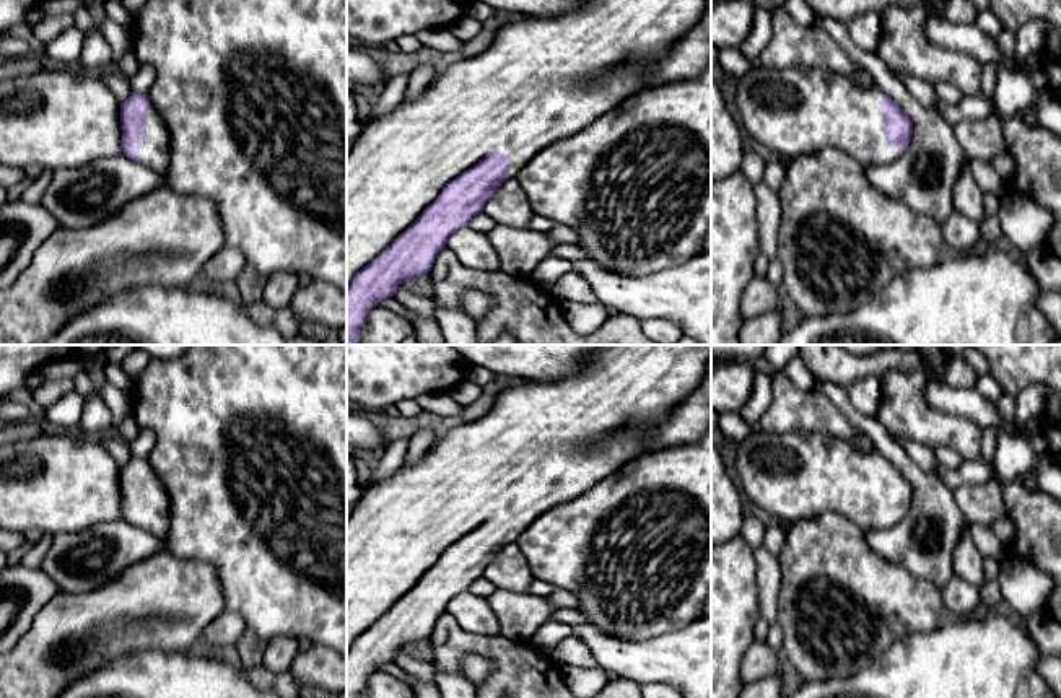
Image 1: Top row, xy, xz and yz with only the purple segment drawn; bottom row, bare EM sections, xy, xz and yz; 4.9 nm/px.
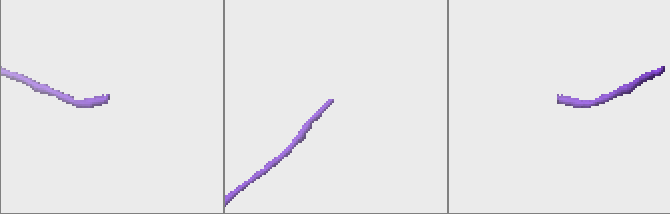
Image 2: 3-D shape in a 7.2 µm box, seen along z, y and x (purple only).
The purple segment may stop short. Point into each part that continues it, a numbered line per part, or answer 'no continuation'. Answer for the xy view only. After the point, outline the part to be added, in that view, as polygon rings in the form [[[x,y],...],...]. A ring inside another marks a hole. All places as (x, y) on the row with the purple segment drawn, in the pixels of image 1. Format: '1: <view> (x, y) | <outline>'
1: xy (155, 148) | [[[150,103],[146,111],[146,135],[140,143],[140,163],[164,176],[169,166],[169,130]]]

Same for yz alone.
1: yz (791, 111) | [[[752,67],[737,78],[736,106],[750,135],[775,156],[789,161],[823,148],[838,148],[862,166],[889,164],[902,155],[884,137],[882,91],[862,88],[823,68]]]

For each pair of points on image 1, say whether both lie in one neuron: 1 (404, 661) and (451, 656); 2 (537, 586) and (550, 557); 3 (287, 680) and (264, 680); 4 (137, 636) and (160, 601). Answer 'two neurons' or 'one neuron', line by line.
1: two neurons
2: two neurons
3: one neuron
4: one neuron

